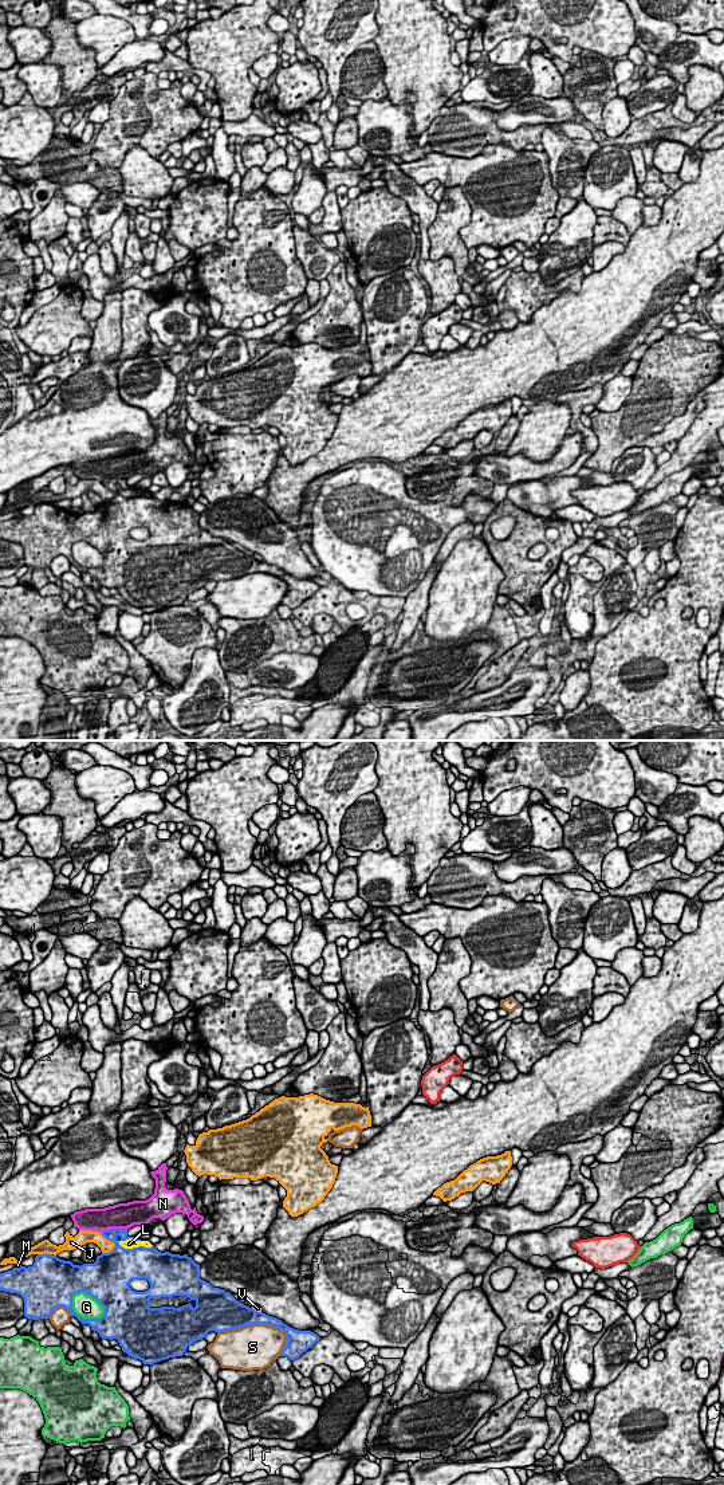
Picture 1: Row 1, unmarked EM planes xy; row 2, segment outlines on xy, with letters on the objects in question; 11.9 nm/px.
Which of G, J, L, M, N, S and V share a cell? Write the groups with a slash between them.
G / J L / M / N / S / V

